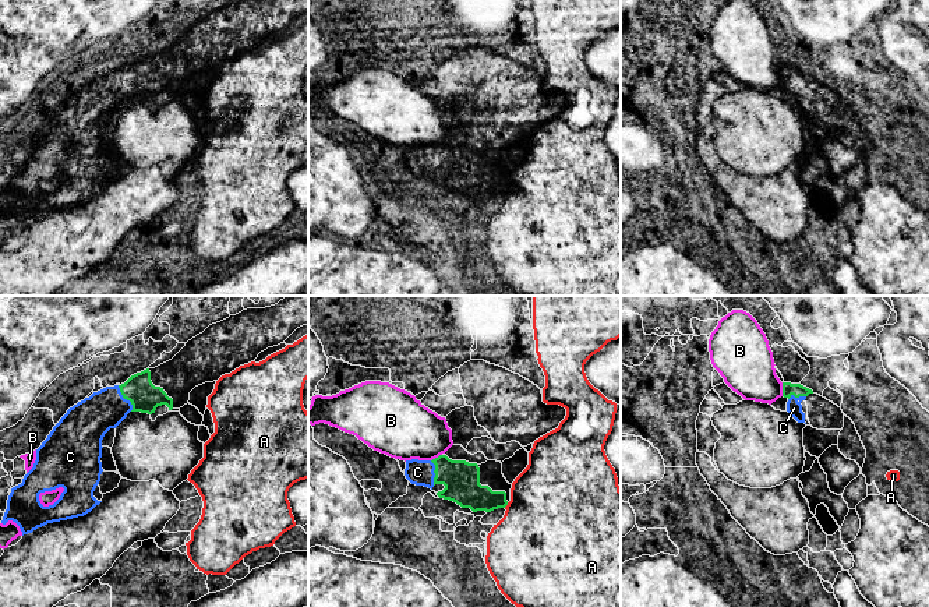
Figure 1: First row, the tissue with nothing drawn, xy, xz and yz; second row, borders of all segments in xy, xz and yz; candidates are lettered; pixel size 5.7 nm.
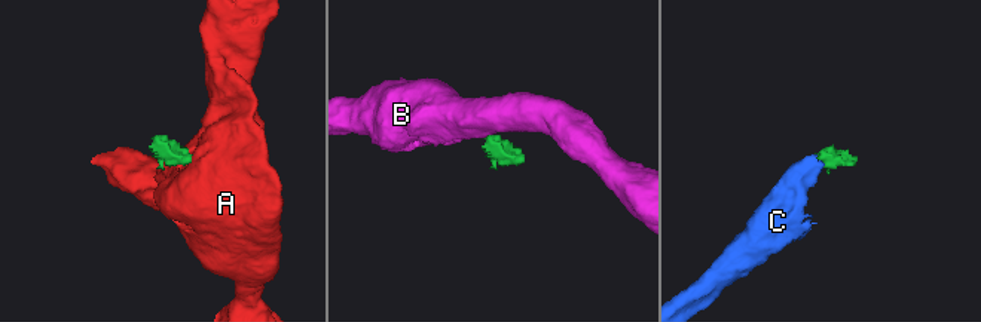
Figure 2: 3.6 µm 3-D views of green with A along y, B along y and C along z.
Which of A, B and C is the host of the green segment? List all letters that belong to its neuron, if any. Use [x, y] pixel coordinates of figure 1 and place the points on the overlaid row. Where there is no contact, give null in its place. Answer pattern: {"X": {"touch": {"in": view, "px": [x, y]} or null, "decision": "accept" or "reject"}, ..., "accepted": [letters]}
{"A": {"touch": {"in": "xz", "px": [505, 505]}, "decision": "reject"}, "B": {"touch": {"in": "yz", "px": [783, 390]}, "decision": "reject"}, "C": {"touch": {"in": "xy", "px": [126, 398]}, "decision": "accept"}, "accepted": ["C"]}

